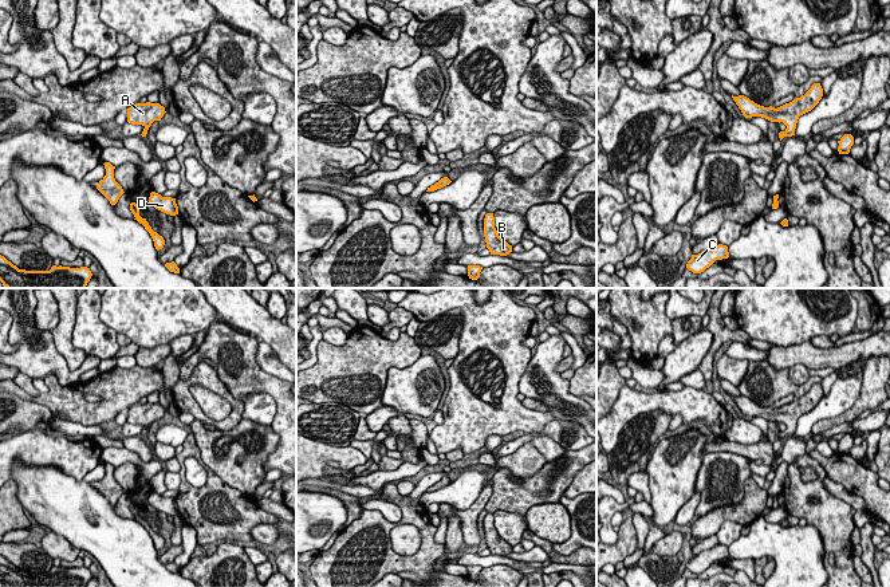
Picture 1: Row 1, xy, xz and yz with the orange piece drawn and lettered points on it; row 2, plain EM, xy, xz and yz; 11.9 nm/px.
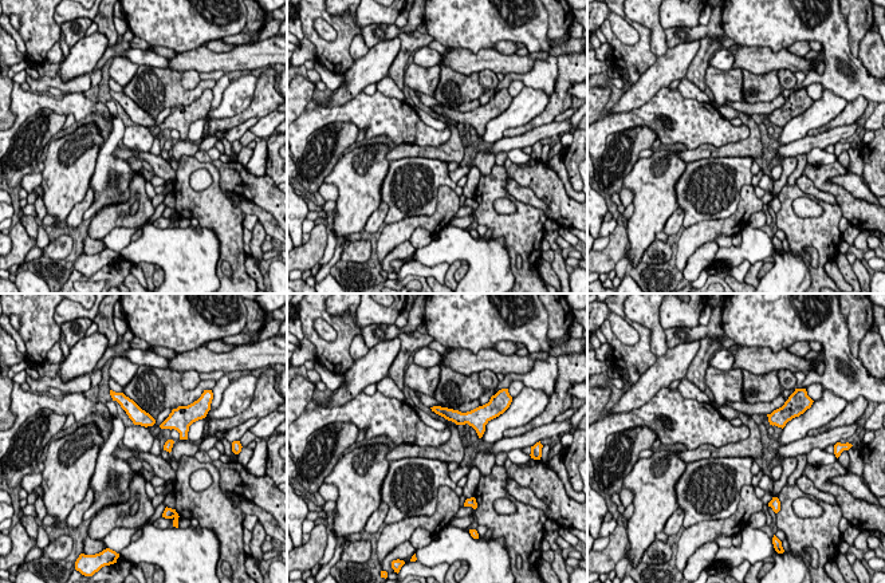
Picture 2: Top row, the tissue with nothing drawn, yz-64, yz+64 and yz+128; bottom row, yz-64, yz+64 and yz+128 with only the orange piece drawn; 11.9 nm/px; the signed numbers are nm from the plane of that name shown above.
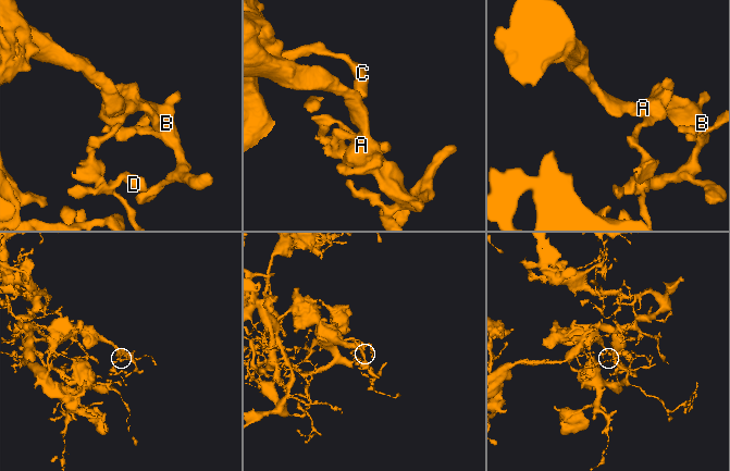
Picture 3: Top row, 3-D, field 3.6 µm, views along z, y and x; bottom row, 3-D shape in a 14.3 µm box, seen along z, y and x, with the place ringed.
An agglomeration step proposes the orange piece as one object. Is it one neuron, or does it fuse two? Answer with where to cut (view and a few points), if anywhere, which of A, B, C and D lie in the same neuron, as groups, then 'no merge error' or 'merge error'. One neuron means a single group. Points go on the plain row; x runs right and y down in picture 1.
cut none; groups A B C D; no merge error

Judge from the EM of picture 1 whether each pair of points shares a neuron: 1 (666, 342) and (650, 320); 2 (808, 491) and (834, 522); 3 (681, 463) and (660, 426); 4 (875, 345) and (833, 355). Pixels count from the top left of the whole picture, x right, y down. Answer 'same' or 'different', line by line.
1: different
2: same
3: different
4: same

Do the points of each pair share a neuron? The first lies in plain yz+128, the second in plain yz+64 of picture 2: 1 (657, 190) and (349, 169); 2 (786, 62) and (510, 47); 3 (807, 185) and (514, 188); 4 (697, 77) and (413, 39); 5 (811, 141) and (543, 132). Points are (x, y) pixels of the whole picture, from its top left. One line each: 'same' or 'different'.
1: same
2: different
3: same
4: same
5: same

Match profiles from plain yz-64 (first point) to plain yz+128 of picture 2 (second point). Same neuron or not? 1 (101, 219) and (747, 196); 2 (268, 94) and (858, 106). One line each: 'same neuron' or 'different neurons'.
1: same neuron
2: same neuron

